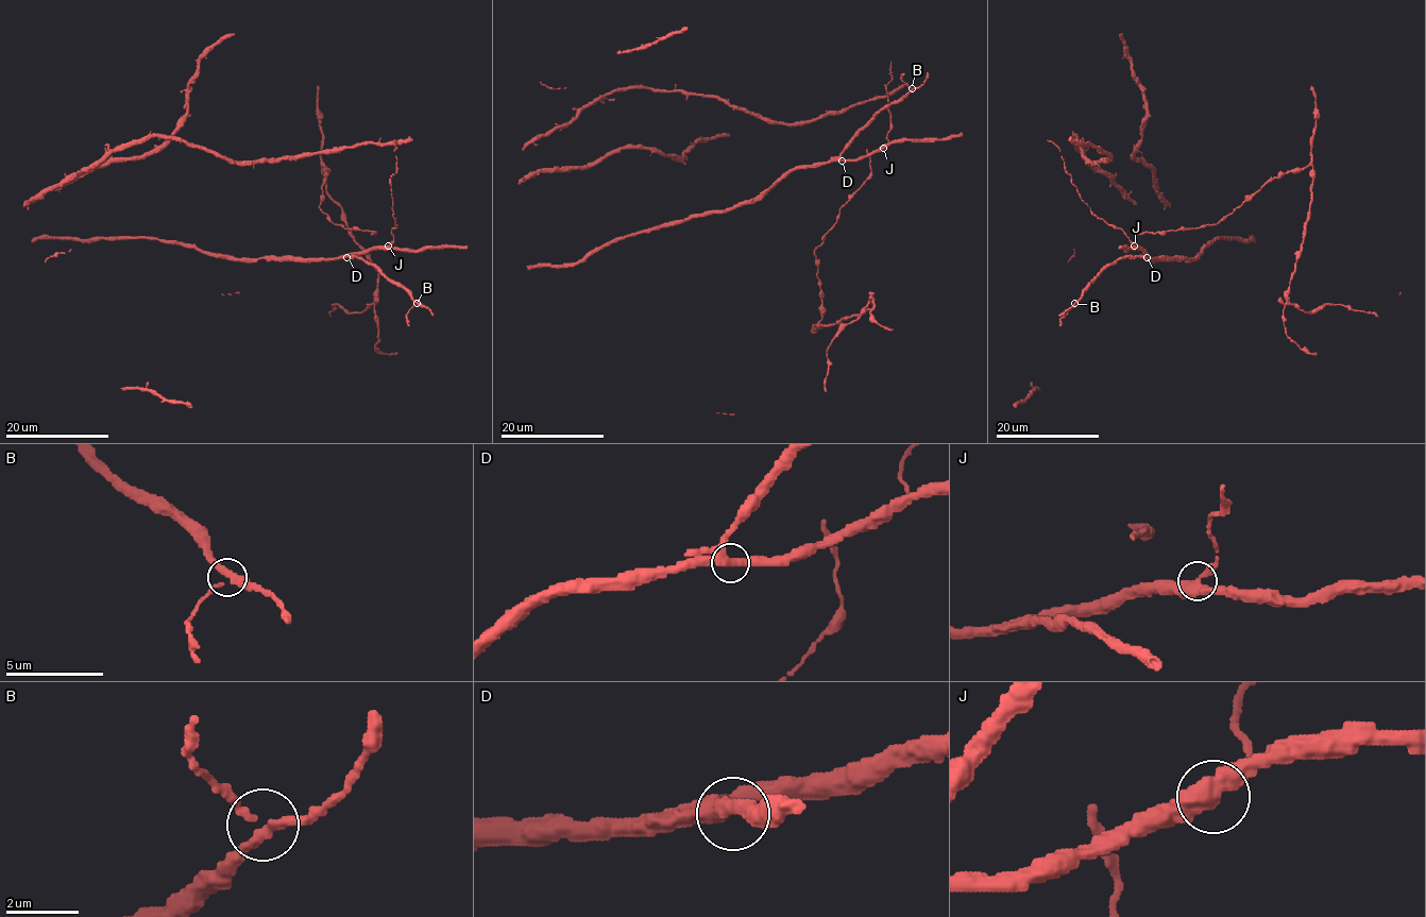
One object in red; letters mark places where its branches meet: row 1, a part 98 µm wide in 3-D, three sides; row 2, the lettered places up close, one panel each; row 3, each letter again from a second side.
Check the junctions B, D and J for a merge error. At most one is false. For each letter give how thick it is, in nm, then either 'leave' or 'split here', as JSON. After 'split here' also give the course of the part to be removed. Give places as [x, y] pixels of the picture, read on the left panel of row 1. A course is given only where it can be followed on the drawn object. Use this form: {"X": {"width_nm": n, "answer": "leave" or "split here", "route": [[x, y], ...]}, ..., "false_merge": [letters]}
{"B": {"width_nm": 280, "answer": "leave"}, "D": {"width_nm": 360, "answer": "leave"}, "J": {"width_nm": 380, "answer": "split here", "route": [[388, 245], [393, 240], [394, 227], [389, 179], [395, 173], [395, 139]]}, "false_merge": ["J"]}

